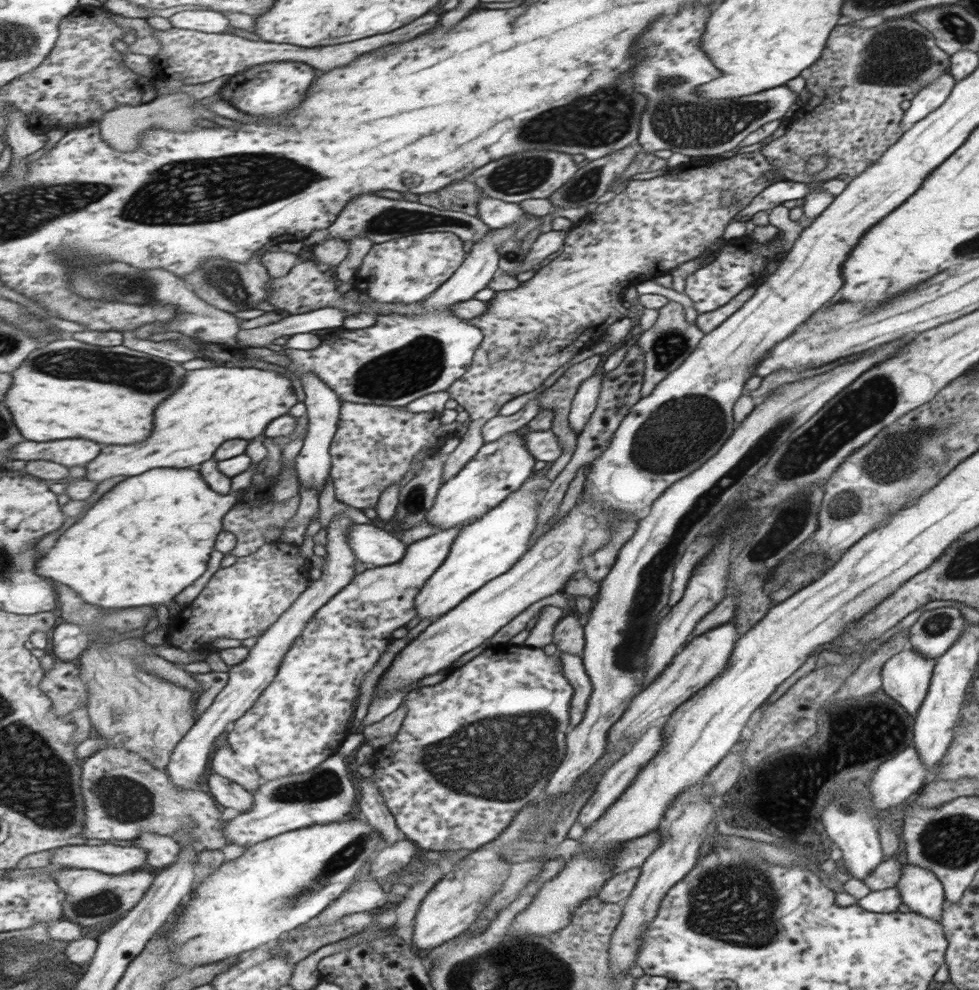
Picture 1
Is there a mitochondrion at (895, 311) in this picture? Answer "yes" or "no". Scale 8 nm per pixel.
no

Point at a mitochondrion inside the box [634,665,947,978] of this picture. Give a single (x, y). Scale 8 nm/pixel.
(735, 902)

